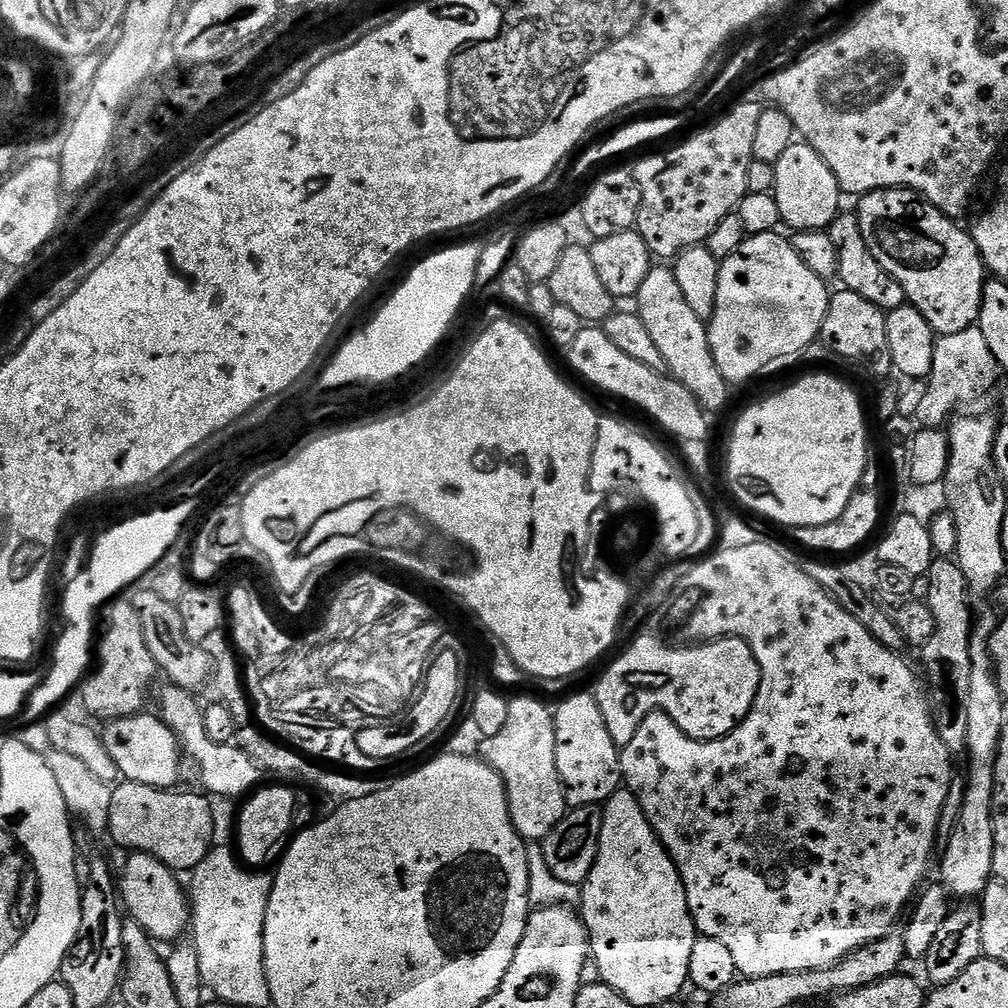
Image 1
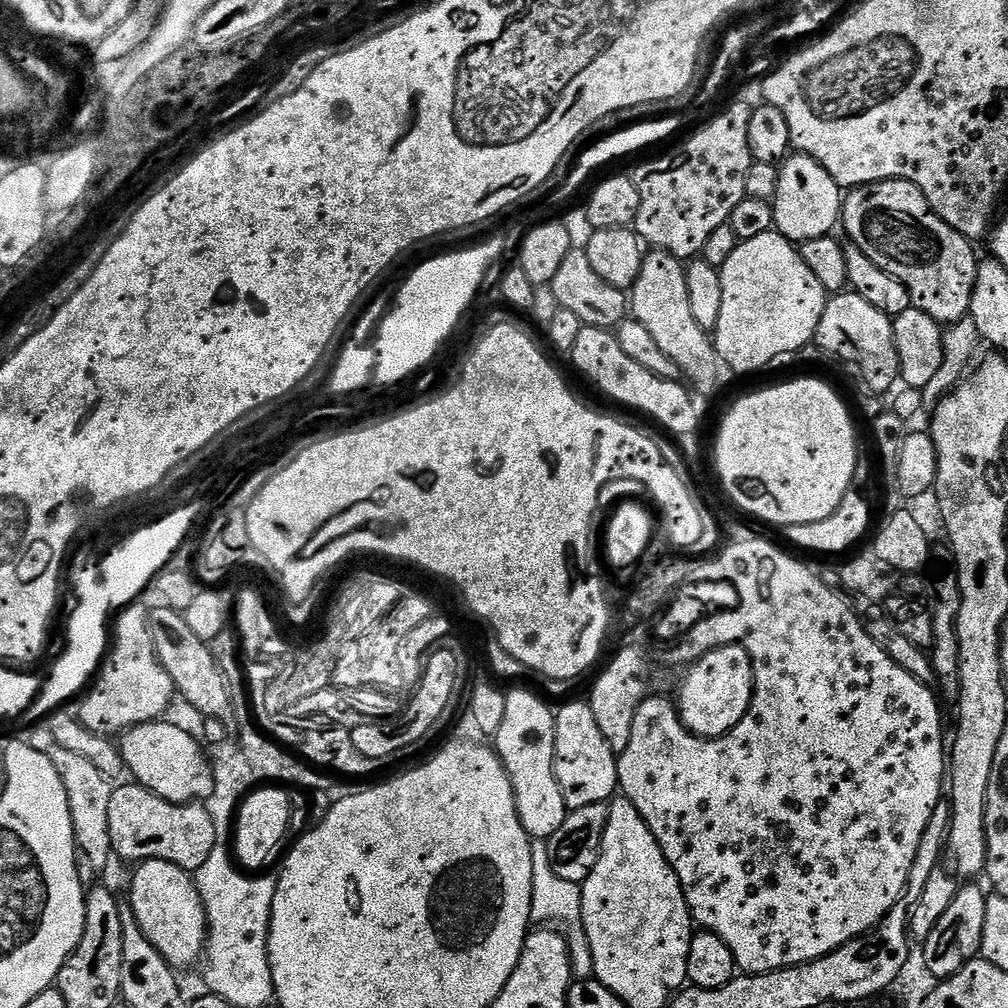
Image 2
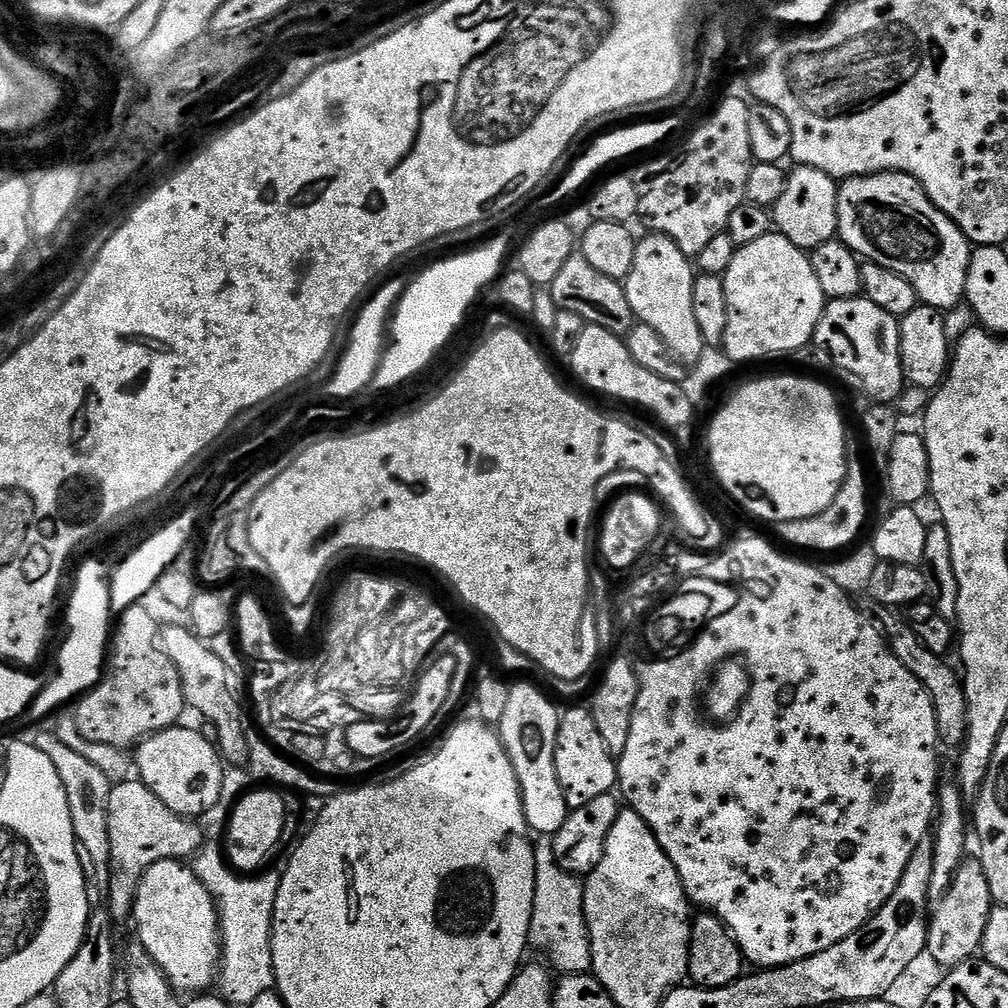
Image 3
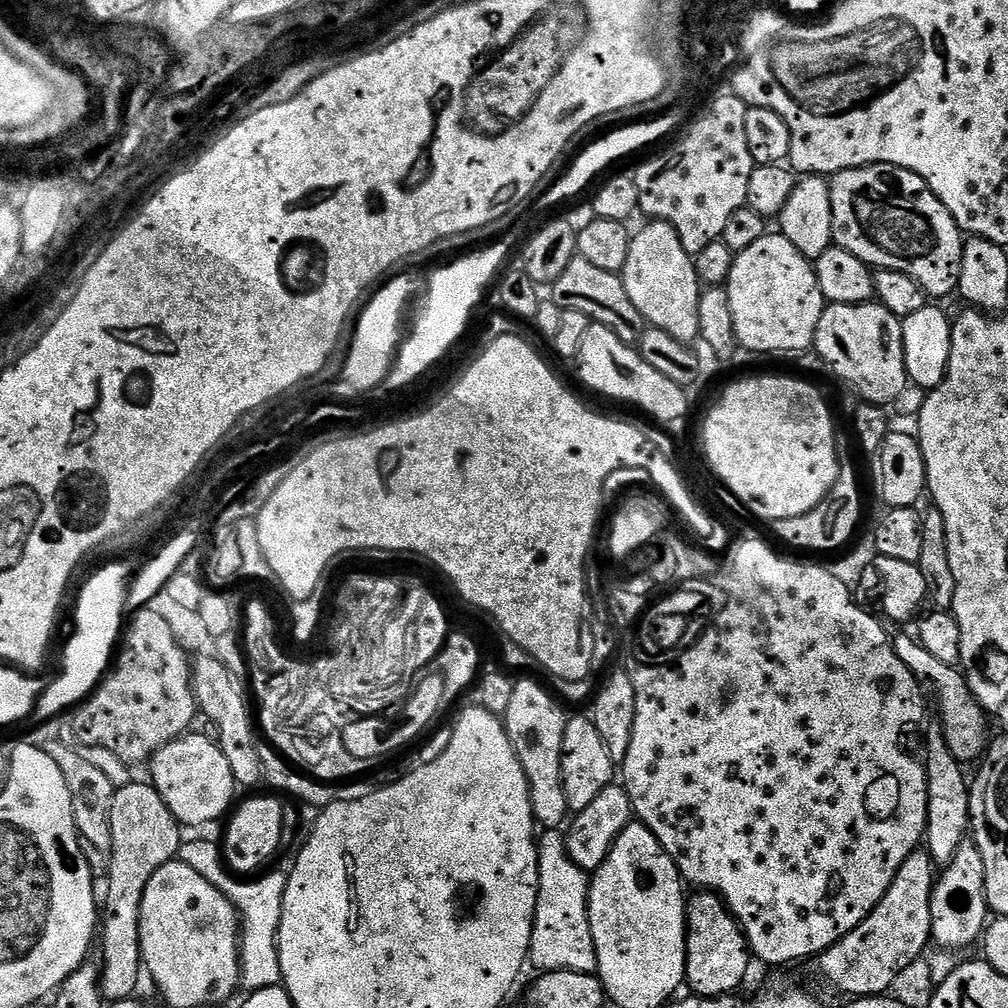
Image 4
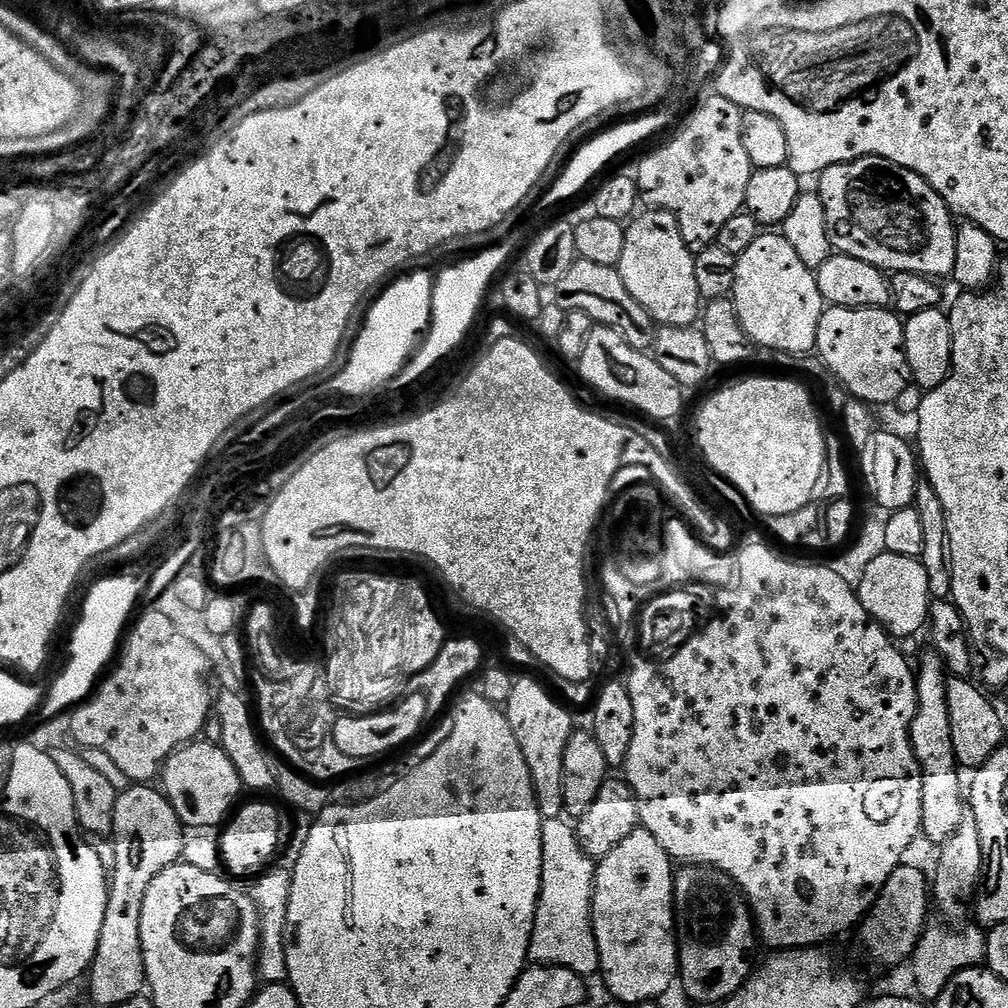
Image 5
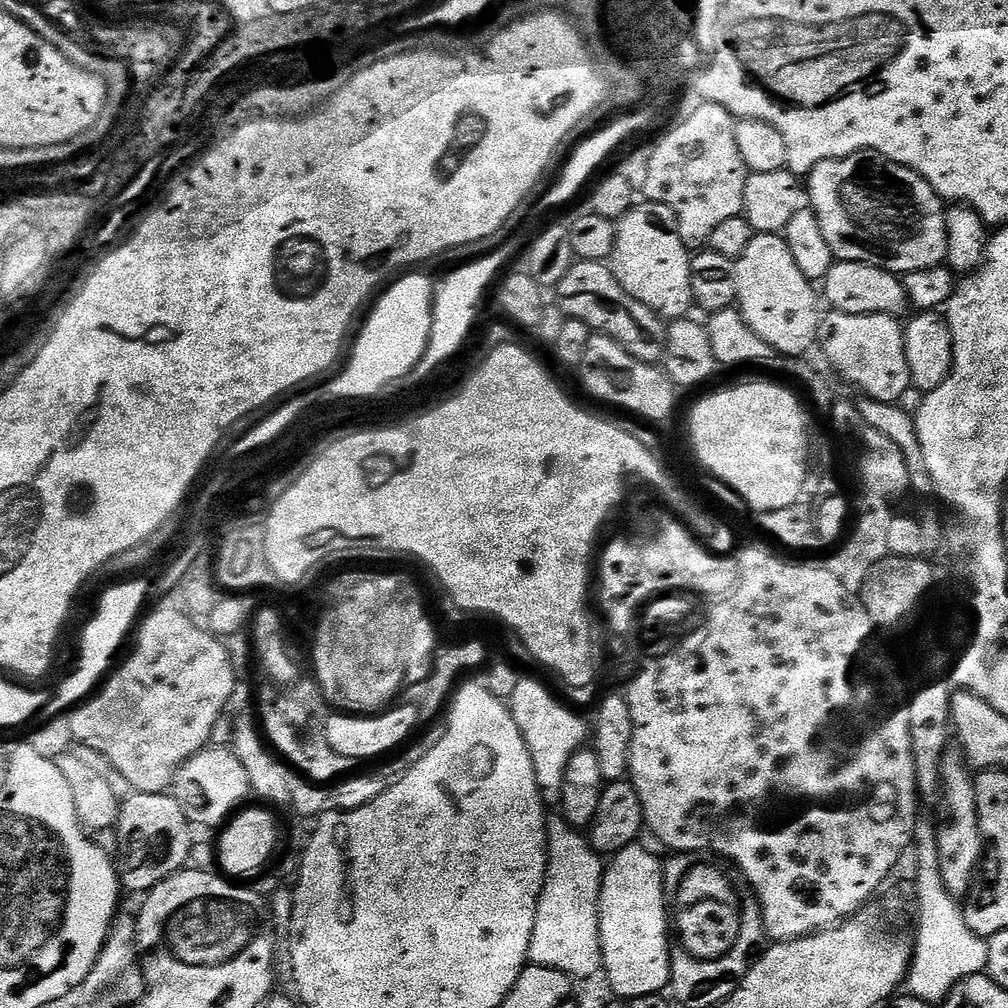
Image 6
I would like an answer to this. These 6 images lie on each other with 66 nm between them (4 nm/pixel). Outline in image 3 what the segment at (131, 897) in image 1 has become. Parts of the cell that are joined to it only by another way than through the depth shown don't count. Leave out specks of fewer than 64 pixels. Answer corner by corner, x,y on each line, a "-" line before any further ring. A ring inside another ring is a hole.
179,859
163,860
146,870
142,882
136,891
134,921
138,942
149,952
164,976
177,993
200,994
217,983
222,968
222,925
220,912
216,908
216,899
207,886
201,882
191,867

